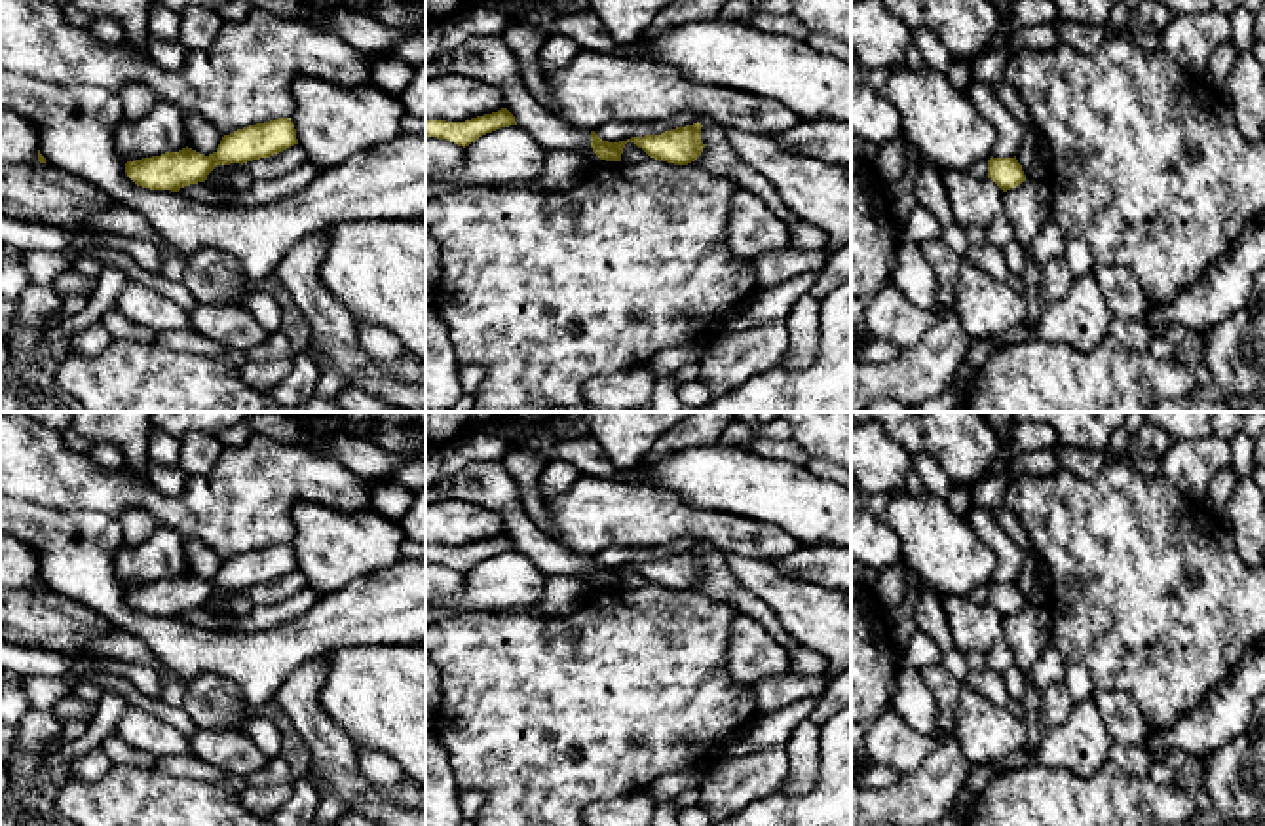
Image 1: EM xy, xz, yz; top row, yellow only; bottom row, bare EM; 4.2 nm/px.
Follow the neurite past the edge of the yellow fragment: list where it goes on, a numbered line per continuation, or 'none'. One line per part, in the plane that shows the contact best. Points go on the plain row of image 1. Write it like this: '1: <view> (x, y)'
none

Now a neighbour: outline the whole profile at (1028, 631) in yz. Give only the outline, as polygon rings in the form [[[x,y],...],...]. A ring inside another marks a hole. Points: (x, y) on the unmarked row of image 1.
[[[1026,604],[1016,613],[1003,617],[1003,640],[1014,653],[1014,665],[1028,676],[1031,665],[1050,646],[1052,619],[1047,606]]]

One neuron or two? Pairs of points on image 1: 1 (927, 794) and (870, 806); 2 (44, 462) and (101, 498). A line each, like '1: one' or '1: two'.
1: one
2: one

